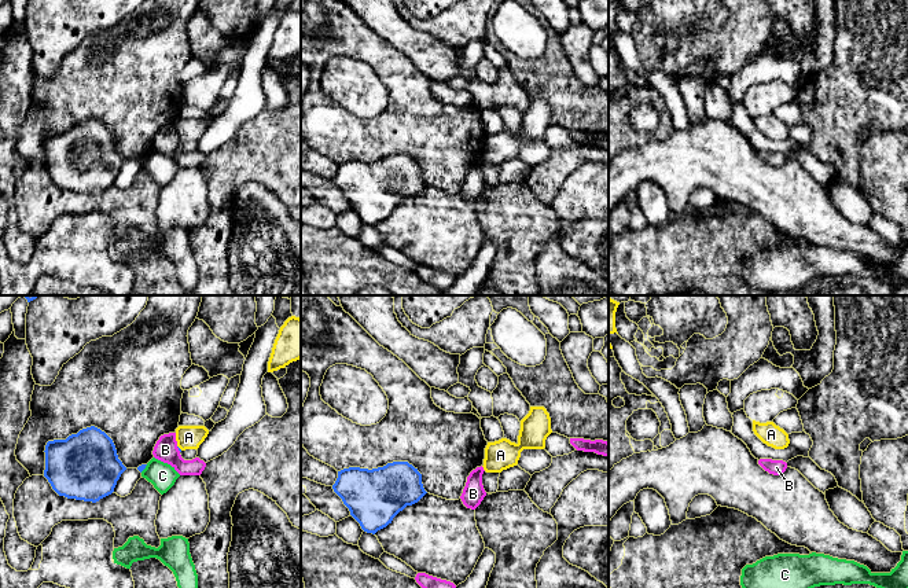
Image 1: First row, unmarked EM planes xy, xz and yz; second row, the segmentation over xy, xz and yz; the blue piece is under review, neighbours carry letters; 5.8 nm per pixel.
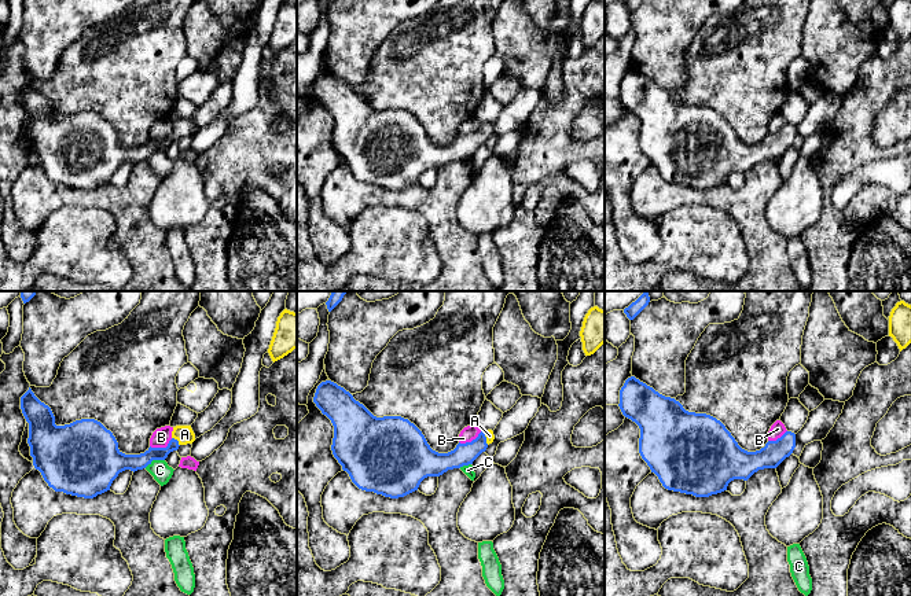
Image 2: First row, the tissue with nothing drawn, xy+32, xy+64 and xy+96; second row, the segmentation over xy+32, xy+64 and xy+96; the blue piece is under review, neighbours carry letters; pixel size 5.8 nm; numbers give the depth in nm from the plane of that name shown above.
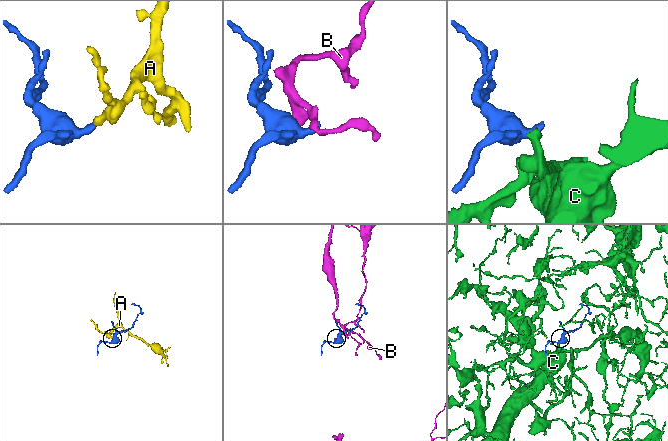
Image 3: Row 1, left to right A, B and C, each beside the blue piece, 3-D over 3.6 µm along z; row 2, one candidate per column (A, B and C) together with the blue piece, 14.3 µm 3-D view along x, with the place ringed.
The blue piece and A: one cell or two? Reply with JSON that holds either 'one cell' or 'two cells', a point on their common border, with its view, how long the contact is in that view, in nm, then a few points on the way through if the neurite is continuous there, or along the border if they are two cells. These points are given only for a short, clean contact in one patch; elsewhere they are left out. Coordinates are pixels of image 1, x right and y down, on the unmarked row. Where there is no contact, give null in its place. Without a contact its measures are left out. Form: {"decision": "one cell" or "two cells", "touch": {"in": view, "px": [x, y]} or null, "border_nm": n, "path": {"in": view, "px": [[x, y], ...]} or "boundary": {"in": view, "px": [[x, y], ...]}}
{"decision": "one cell", "touch": {"in": "xy", "px": [179, 140]}, "border_nm": 40, "path": {"in": "xy", "px": [[177, 139], [179, 140], [188, 129]]}}

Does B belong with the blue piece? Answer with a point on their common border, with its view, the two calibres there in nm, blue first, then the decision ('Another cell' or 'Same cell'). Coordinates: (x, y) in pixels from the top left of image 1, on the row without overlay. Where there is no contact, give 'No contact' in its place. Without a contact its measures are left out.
Touches blue at xy (179, 142). Thickness 20 nm (blue) against 140 nm. Another cell

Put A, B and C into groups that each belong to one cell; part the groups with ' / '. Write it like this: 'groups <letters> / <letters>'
groups A / B / C

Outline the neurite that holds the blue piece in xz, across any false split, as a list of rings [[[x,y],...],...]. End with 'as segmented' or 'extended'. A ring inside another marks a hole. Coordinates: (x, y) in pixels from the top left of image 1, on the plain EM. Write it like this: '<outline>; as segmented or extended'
[[[393,154],[372,162],[343,161],[338,163],[332,181],[361,221],[372,227],[427,185],[422,166],[408,154]]]; as segmented

